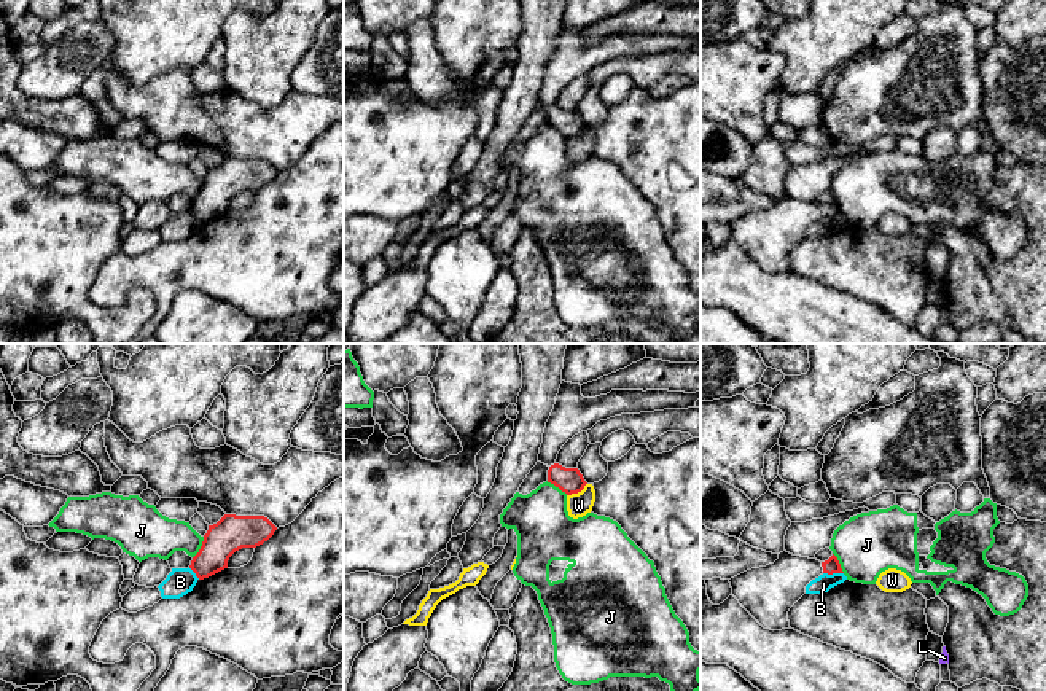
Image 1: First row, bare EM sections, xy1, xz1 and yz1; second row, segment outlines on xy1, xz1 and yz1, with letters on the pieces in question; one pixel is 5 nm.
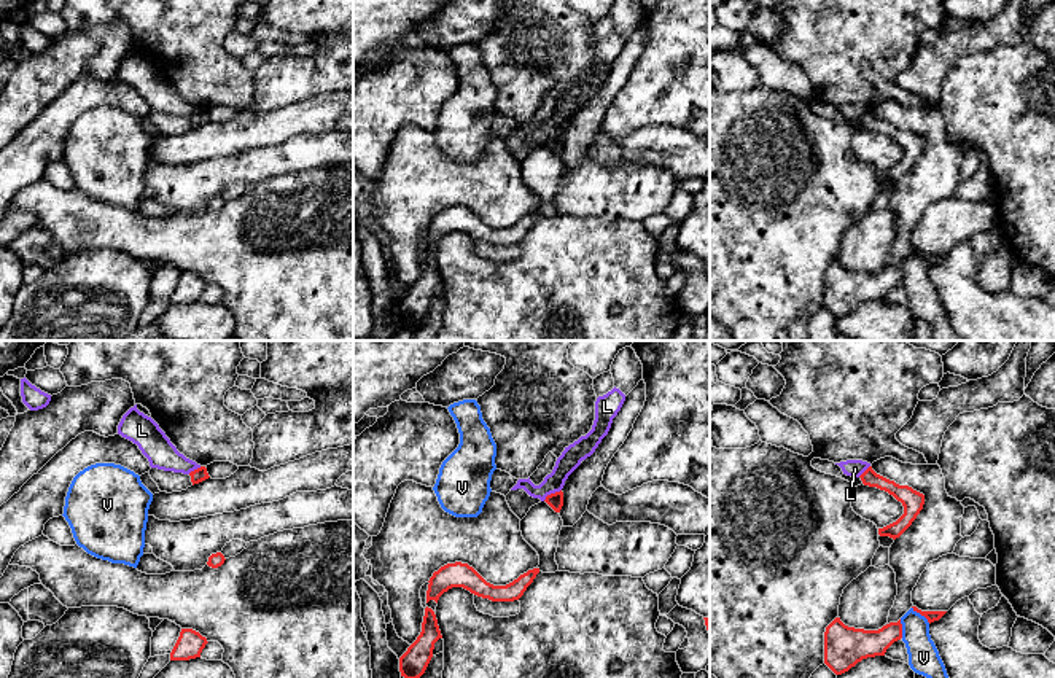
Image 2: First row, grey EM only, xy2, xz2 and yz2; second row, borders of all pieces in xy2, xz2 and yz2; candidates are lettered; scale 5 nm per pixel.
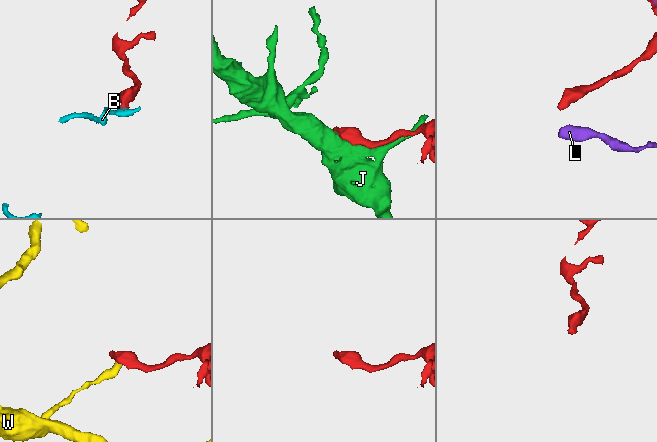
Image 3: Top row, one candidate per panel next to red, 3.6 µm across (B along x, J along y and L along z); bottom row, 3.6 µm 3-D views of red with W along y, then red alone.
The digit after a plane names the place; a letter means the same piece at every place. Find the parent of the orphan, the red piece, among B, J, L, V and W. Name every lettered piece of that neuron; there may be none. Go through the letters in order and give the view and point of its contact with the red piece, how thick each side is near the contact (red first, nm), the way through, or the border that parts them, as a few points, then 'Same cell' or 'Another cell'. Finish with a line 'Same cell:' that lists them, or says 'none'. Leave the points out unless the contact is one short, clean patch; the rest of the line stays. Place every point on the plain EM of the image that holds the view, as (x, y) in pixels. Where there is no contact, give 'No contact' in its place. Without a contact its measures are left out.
B: Touches red at yz1 (833, 215). Thickness 80 nm (red) against 90 nm. Boundary: yz1 (823, 215), (843, 217). Another cell
J: Touches red at xy1 (201, 191). Thickness 180 nm (red) against 220 nm. Another cell
L: Touches red at xz2 (551, 137). Thickness 80 nm (red) against 110 nm. Another cell
V: Touches red at yz2 (922, 258). Thickness 60 nm (red) against 160 nm. Boundary: yz2 (912, 250), (930, 266). Another cell
W: Touches red at xz1 (577, 136). Thickness 130 nm (red) against 120 nm. Boundary: xz1 (586, 126), (580, 134), (567, 139). Another cell
Same cell: none

